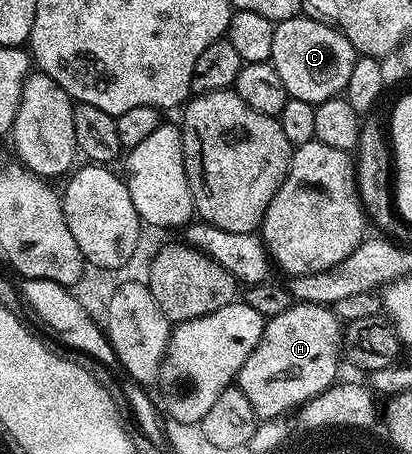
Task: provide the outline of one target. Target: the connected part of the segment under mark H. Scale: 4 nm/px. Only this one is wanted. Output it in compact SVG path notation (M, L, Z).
M290 304L287 311L266 320L265 330L255 351L247 355L247 363L243 363L243 367L237 372L235 385L250 399L251 407L258 418L268 419L288 414L288 409L296 410L338 380L341 345L343 349L343 325L332 308L323 305Z

